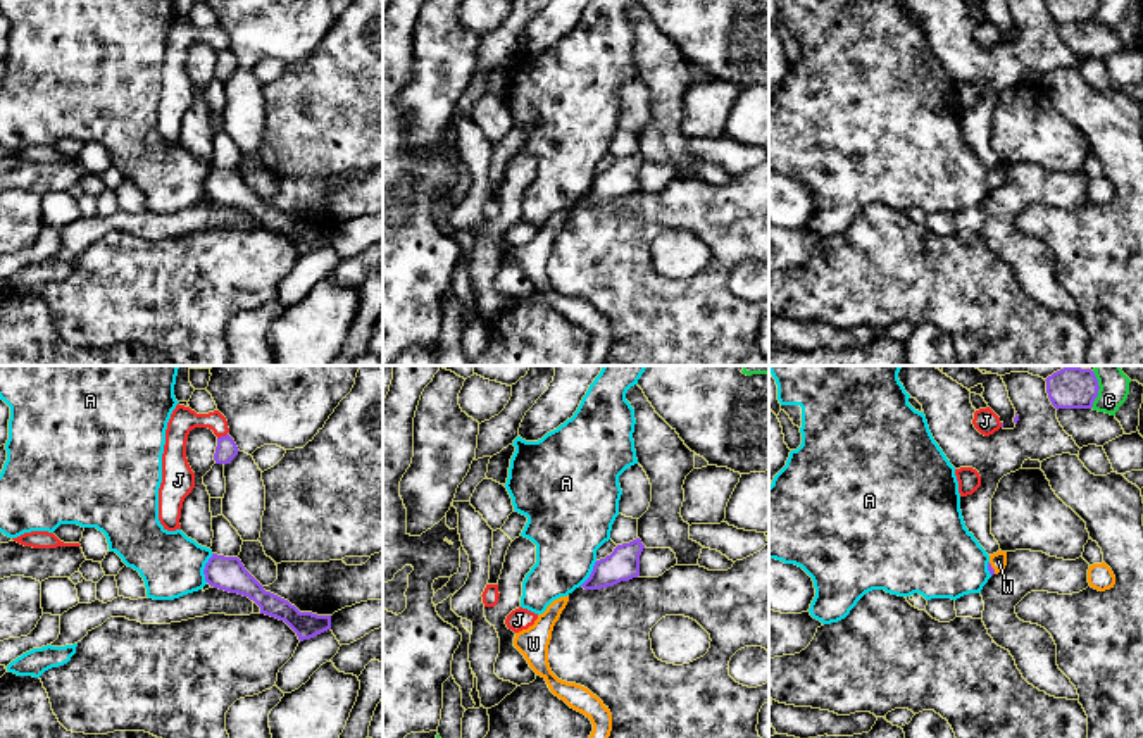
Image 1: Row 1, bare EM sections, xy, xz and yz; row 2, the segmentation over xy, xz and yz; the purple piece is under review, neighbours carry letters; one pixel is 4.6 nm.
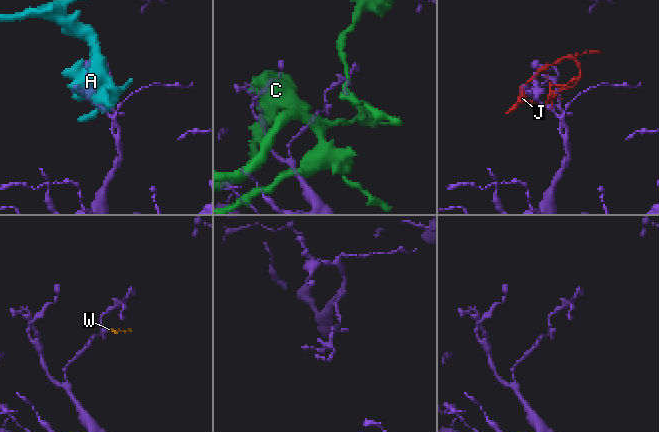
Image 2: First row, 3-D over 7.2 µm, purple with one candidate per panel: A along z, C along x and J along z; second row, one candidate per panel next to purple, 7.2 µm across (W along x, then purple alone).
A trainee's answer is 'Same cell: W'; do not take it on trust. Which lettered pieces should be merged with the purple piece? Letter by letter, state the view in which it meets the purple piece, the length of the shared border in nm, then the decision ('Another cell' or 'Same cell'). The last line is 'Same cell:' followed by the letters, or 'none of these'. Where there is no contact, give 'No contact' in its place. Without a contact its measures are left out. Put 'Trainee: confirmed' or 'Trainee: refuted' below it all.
A: Touches purple in xy. Shared border 140 nm. Another cell
C: Touches purple in yz. Shared border 180 nm. Another cell
J: Touches purple in xy. Shared border 50 nm. Another cell
W: Touches purple in yz. Shared border 70 nm. Same cell
Same cell: W
Trainee: confirmed

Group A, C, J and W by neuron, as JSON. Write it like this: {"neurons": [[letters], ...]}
{"neurons": [["A"], ["C"], ["J"], ["W"]]}

